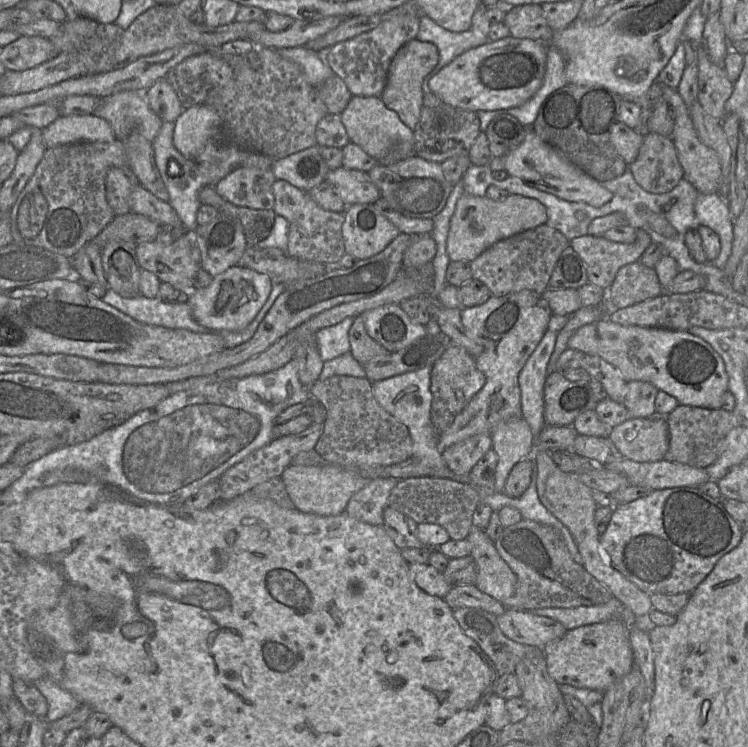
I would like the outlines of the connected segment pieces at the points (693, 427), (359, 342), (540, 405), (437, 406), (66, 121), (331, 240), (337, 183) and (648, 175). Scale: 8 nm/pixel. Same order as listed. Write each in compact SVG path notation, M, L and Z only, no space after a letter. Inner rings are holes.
M679 404L665 416L665 421L668 426L669 447L664 459L705 469L718 458L720 444L732 427L732 413L722 408L709 409Z
M362 315L354 317L348 337L351 354L360 364L365 364L376 356L391 353L368 335Z
M546 331L518 375L522 417L528 422L534 439L545 425L543 389L557 334Z
M454 343L431 368L430 391L432 402L430 418L435 430L440 434L452 424L455 417L467 406L473 396L483 388L486 377L477 369L474 358L463 347Z
M94 114L60 116L42 129L47 147L78 142L110 142L116 139L110 123Z
M276 179L272 186L275 197L274 212L289 222L287 254L298 260L336 266L345 254L342 225L345 220L341 212L328 211L320 207L307 193L285 180Z
M340 167L330 170L325 181L334 188L347 207L356 203L373 204L381 198L367 172Z
M641 131L643 143L636 159L629 165L635 181L647 192L664 194L671 191L684 178L684 170L679 162L676 147L670 137L654 132Z

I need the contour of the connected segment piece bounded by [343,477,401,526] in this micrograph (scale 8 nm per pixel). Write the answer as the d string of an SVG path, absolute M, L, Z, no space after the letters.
M394 477L371 479L350 498L343 513L368 524L383 525L389 495L400 480Z

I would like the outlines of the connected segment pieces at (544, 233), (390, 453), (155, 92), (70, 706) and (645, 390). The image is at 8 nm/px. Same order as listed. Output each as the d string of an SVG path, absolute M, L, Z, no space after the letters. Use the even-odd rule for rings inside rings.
M546 223L501 240L470 263L472 279L485 284L491 296L504 296L522 290L542 294L549 289L555 265L570 241L564 234Z
M336 375L309 387L311 398L326 409L323 432L314 450L328 463L348 471L380 468L412 456L412 440L406 425L386 412L375 400L372 382L365 378Z
M166 78L146 89L150 109L163 122L175 122L184 110L172 85Z
M49 676L35 681L34 685L48 702L48 712L45 716L48 723L70 714L81 704L69 691L63 689L59 682Z
M644 381L627 383L627 394L623 405L632 418L646 418L655 415L655 398L659 389Z

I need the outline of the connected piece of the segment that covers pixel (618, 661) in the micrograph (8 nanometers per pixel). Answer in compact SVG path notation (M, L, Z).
M611 619L608 621L583 625L568 630L562 637L543 647L549 675L560 684L577 688L606 691L632 669L634 655L630 642L632 625Z

